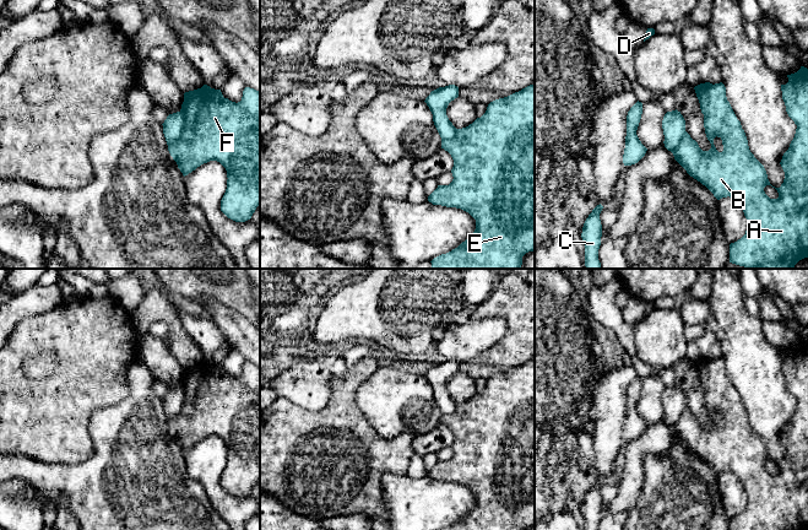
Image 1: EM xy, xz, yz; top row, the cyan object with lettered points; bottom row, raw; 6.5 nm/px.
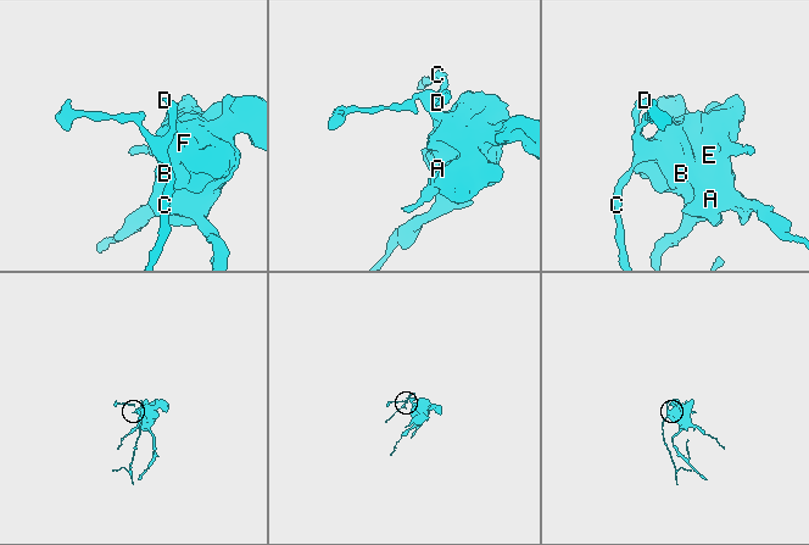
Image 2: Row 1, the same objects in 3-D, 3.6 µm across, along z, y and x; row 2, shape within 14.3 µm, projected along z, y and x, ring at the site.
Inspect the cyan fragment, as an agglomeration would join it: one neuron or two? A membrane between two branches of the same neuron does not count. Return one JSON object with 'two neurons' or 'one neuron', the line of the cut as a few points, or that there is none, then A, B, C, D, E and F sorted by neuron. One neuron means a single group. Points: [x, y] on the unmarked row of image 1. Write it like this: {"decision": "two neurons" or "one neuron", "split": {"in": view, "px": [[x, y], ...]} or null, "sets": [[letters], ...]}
{"decision": "two neurons", "split": {"in": "xy", "px": [[180, 384], [183, 389], [182, 407], [174, 416], [167, 418]]}, "sets": [["A", "B", "E", "F"], ["C", "D"]]}

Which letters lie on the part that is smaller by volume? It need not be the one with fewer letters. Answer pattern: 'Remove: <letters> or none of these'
Remove: C, D

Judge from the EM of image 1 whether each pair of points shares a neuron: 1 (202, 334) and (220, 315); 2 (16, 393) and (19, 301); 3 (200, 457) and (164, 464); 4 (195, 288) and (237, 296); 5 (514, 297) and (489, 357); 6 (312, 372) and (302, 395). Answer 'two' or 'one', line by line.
1: two
2: two
3: two
4: one
5: one
6: one

